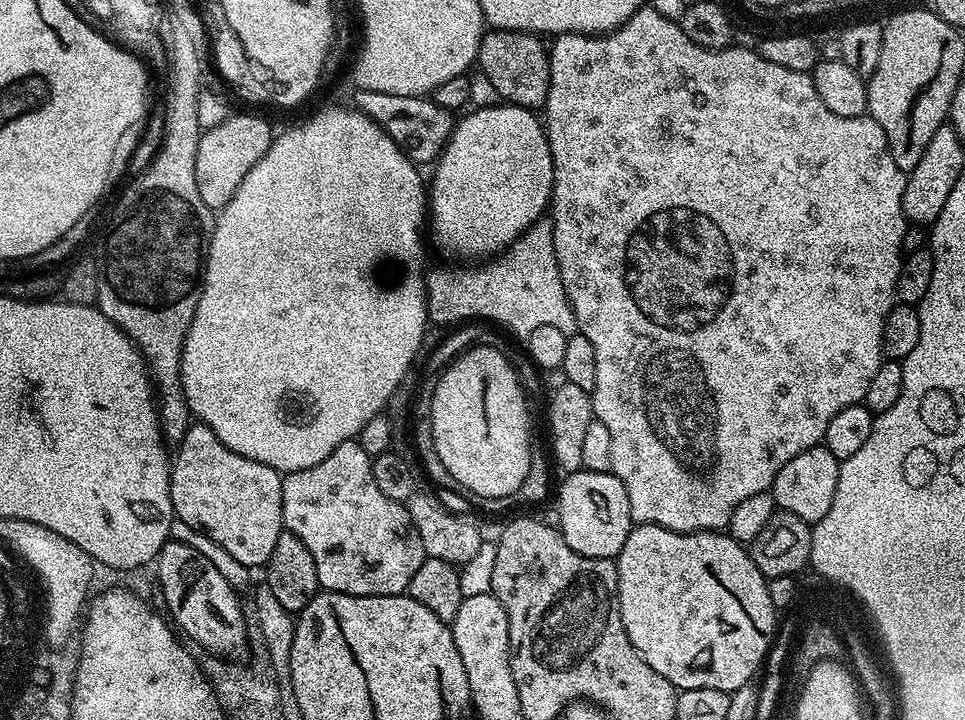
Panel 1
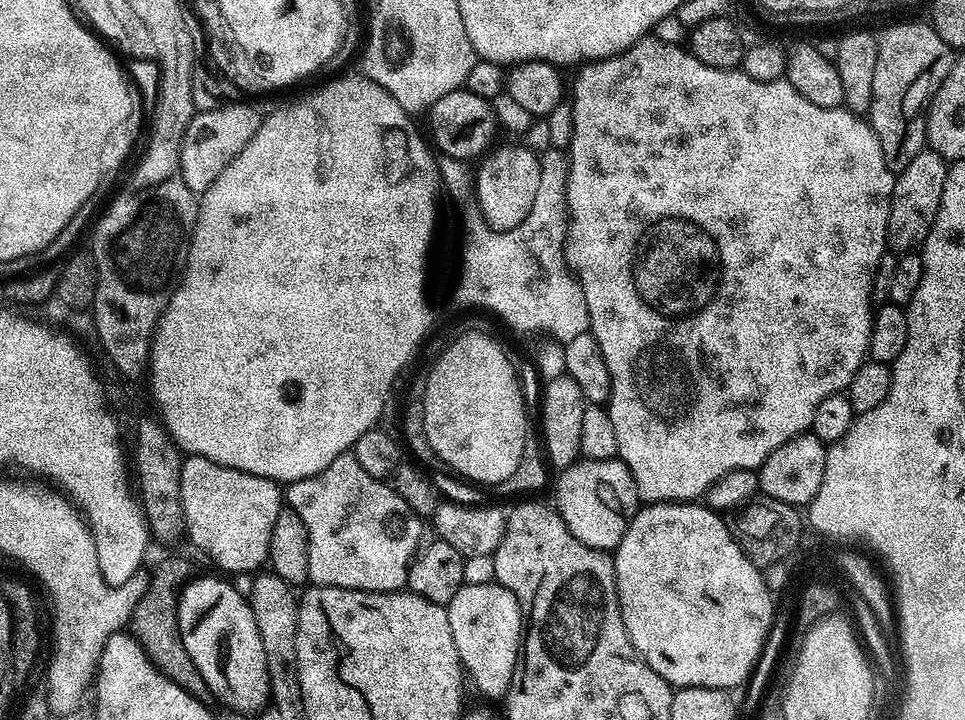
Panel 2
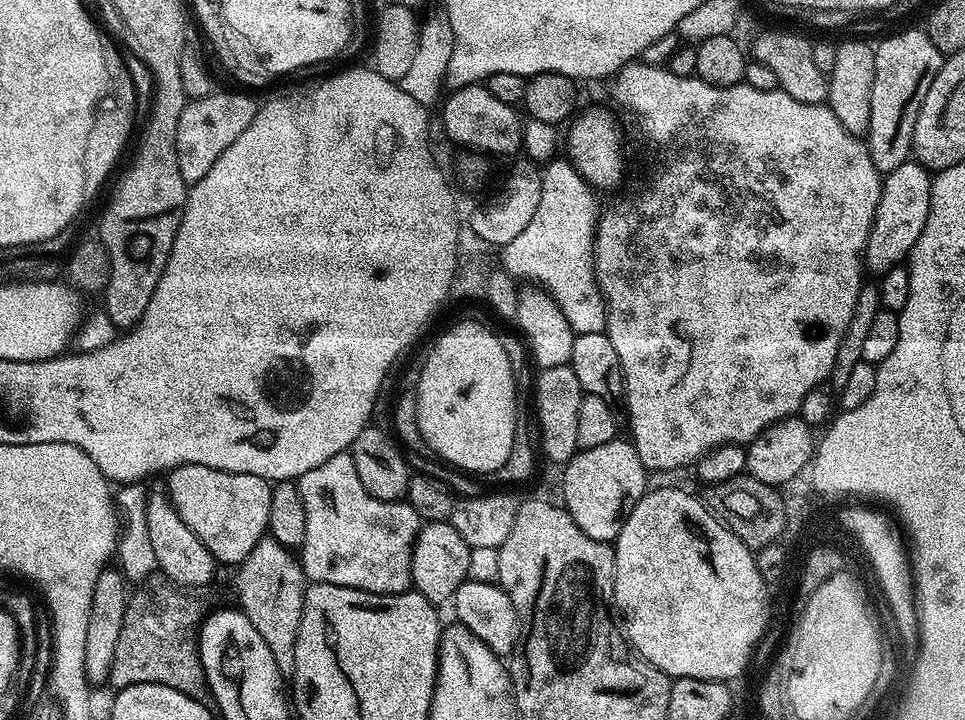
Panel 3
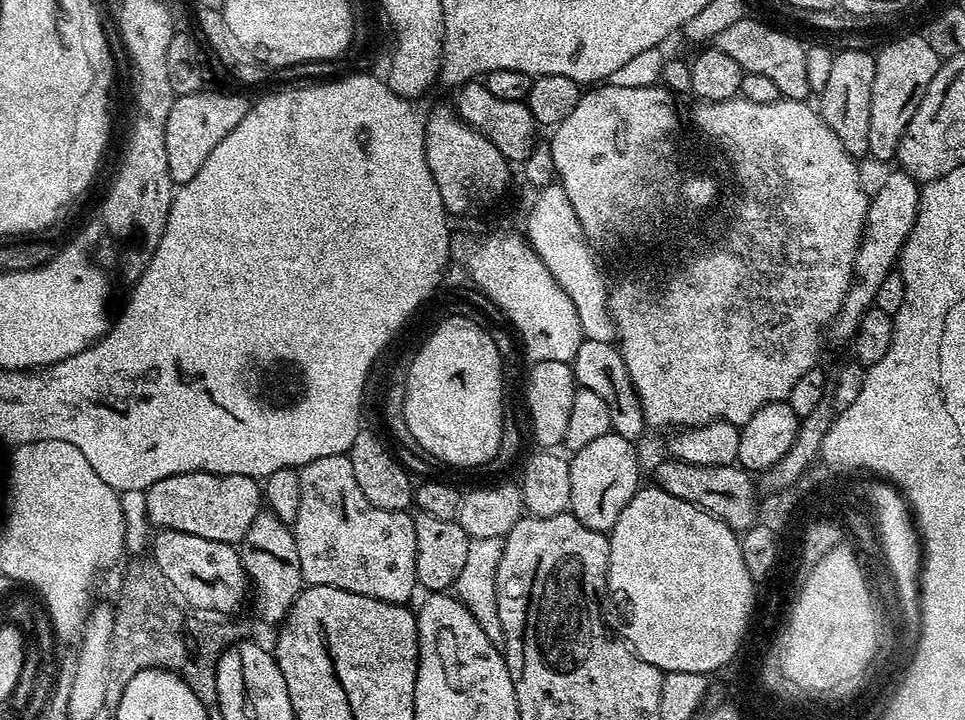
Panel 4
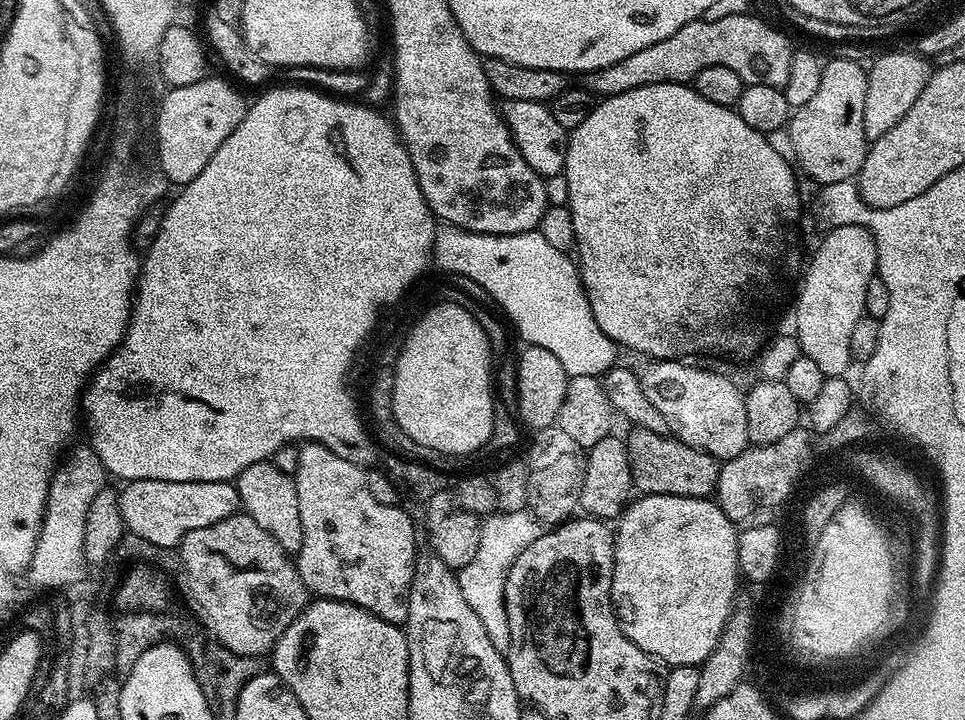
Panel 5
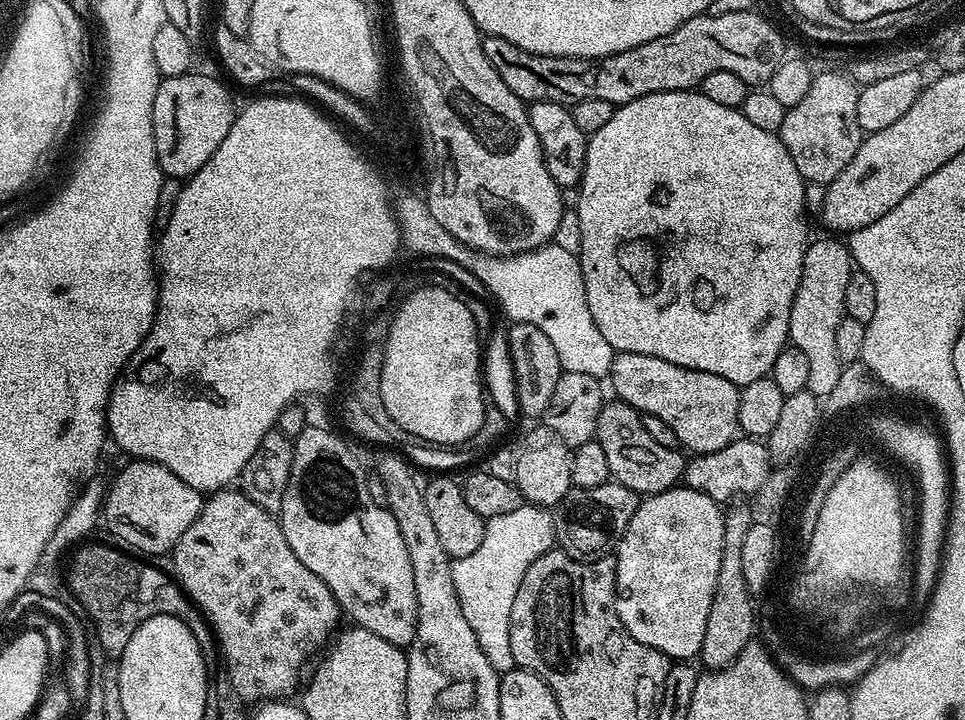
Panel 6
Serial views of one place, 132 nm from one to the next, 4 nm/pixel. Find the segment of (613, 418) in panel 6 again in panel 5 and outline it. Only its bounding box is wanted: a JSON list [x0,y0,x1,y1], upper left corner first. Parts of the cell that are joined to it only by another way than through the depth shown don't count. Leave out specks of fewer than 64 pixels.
[626,427,718,497]

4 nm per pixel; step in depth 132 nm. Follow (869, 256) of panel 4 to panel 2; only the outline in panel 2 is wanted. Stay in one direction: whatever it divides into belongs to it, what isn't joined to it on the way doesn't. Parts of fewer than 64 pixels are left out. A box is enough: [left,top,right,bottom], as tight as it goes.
[888,150,949,250]

